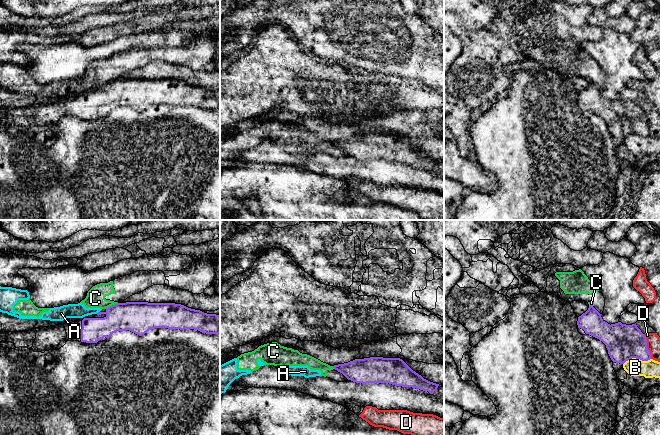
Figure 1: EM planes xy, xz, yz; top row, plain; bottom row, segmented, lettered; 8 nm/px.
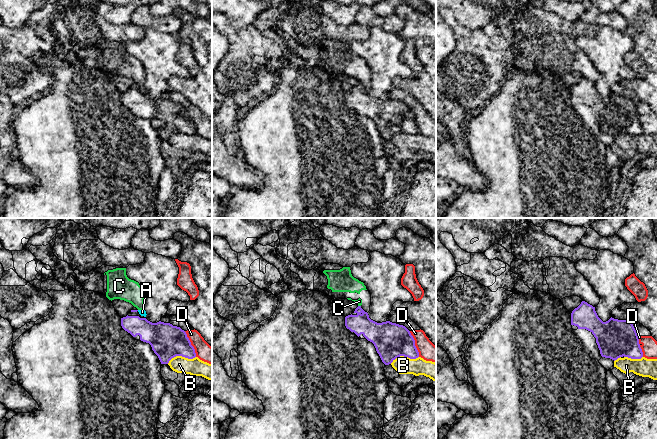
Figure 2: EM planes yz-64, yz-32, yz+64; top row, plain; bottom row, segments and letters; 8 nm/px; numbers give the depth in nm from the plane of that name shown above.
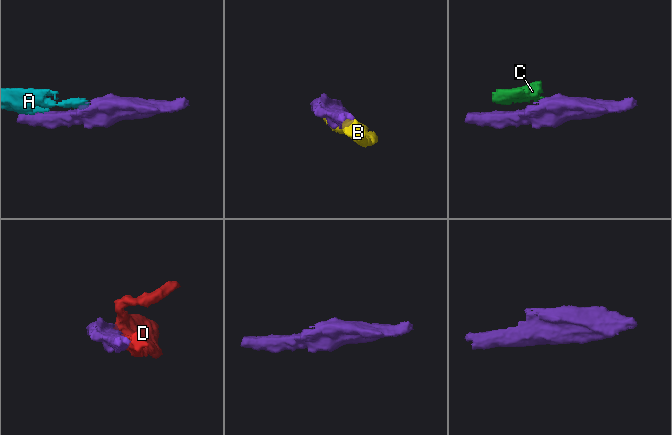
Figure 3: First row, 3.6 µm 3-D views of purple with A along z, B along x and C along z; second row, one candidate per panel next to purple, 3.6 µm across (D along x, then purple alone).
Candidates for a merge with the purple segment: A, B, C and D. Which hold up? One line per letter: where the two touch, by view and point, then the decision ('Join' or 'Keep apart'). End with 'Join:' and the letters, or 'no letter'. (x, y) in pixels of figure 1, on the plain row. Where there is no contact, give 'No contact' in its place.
A: Touches purple at xy (98, 88). Keep apart
B: Touches purple at yz (636, 134). Keep apart
C: Touches purple at xy (112, 81). Keep apart
D: Touches purple at yz (646, 122). Keep apart
Join: no letter

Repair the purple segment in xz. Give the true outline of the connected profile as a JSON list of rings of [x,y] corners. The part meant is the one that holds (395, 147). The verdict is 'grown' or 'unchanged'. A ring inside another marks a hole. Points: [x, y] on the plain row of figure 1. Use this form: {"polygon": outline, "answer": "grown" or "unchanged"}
{"polygon": [[[370,133],[333,142],[348,156],[356,159],[389,159],[412,163],[433,170],[439,160],[424,155],[400,134]]], "answer": "unchanged"}

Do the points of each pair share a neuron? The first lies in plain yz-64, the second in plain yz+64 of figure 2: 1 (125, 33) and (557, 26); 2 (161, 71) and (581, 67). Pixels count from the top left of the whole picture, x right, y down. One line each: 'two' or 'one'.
1: one
2: two

